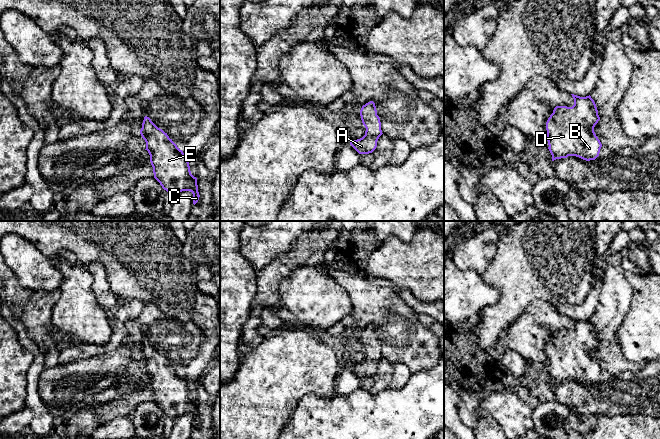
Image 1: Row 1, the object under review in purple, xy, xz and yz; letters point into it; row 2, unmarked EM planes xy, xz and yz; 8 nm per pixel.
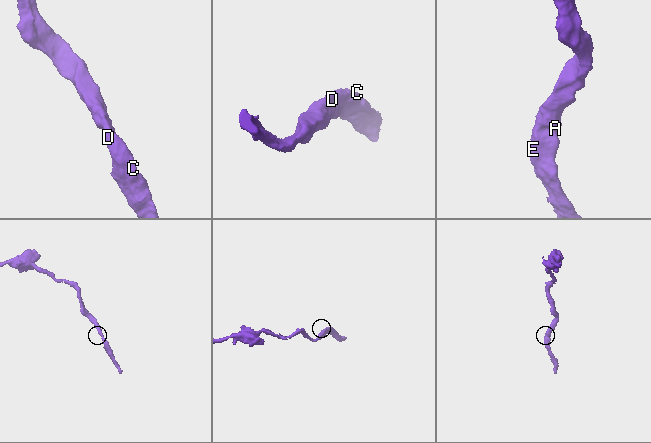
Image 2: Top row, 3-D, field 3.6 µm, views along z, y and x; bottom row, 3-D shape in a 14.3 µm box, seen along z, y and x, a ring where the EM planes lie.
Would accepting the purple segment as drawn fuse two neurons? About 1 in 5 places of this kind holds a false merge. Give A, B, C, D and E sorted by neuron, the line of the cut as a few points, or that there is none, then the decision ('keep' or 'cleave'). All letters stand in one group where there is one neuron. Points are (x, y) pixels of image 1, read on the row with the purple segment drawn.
groups A B C D E; cut none; keep

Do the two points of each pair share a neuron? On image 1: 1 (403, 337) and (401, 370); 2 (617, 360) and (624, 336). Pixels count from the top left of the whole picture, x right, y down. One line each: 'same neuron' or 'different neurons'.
1: different neurons
2: different neurons

